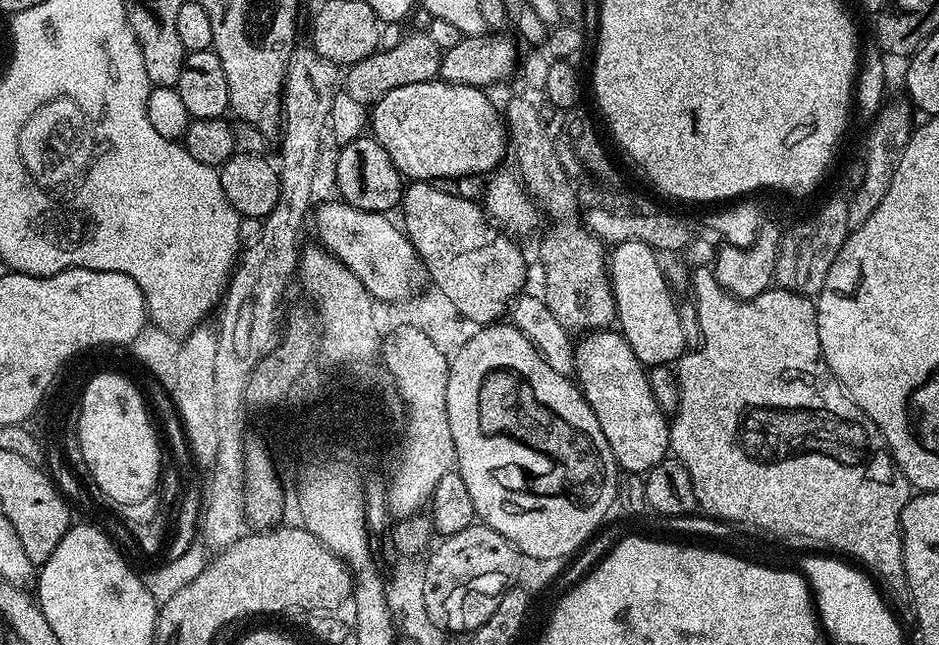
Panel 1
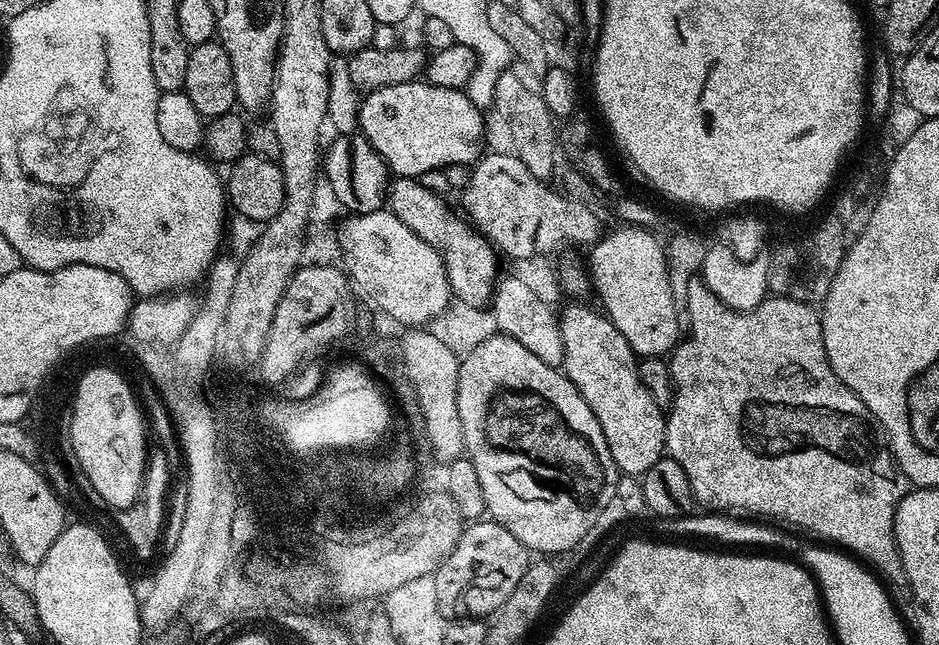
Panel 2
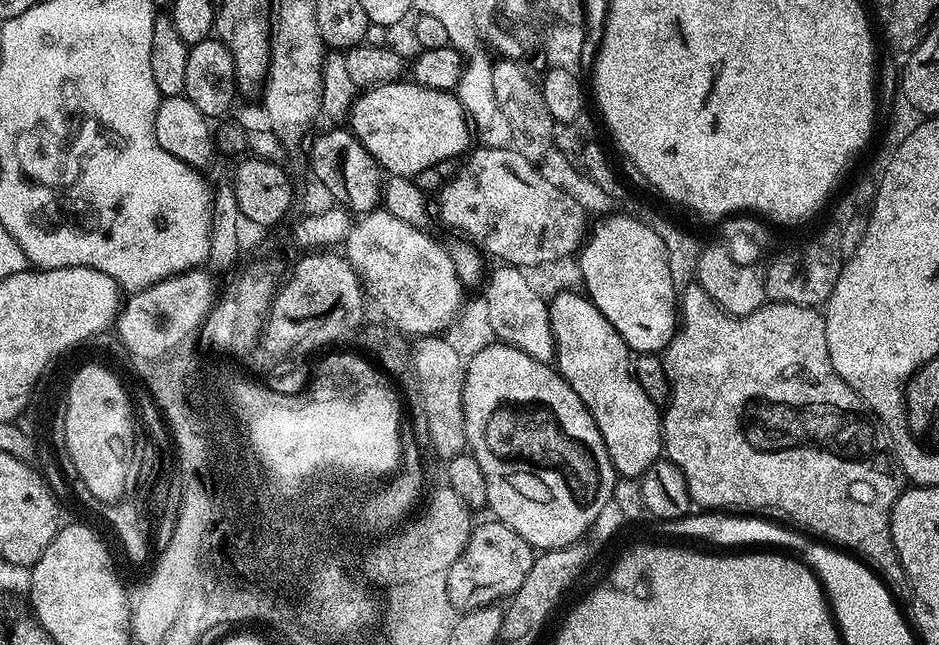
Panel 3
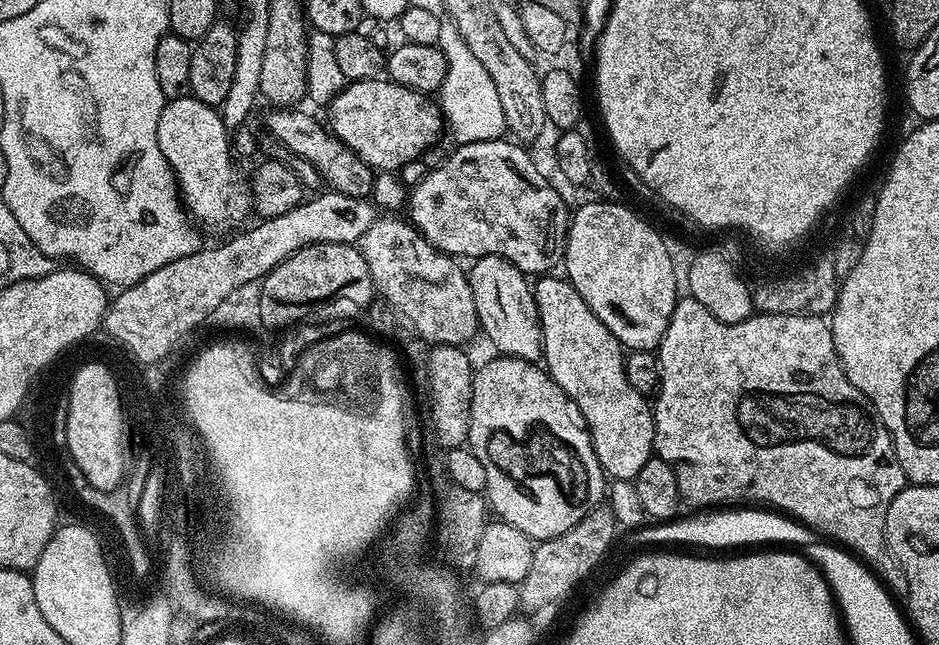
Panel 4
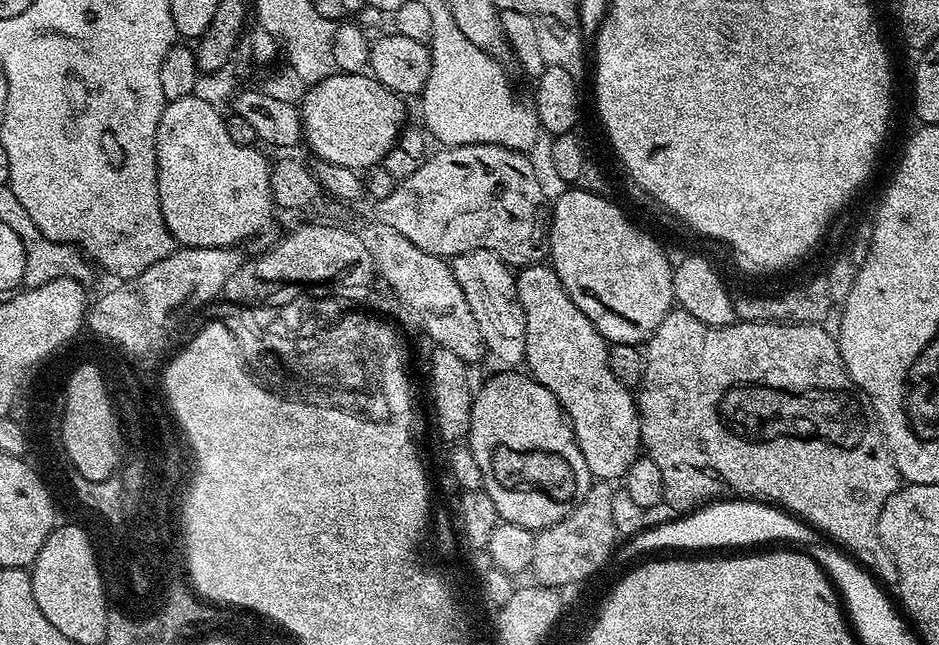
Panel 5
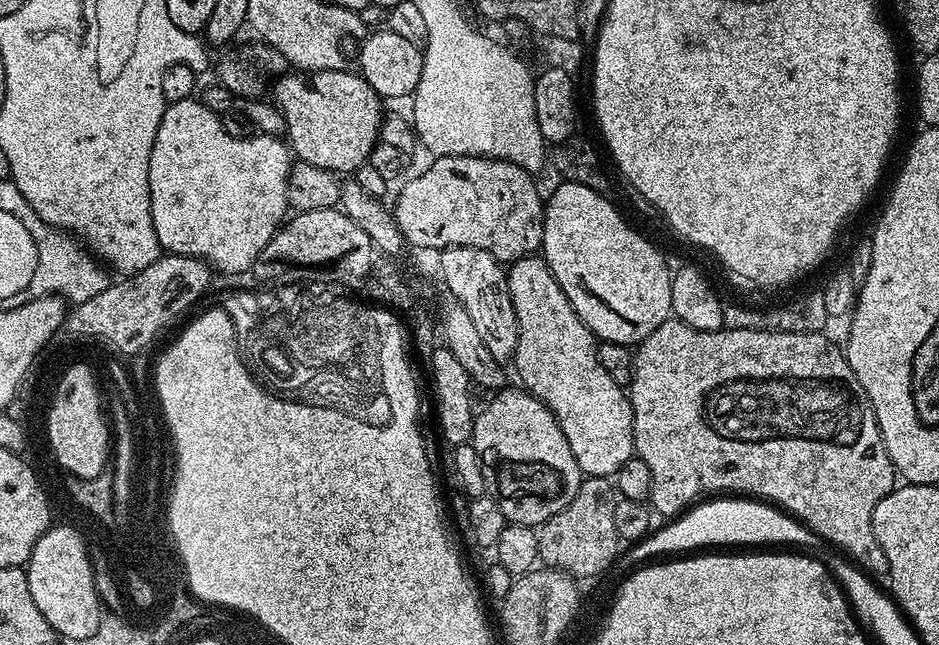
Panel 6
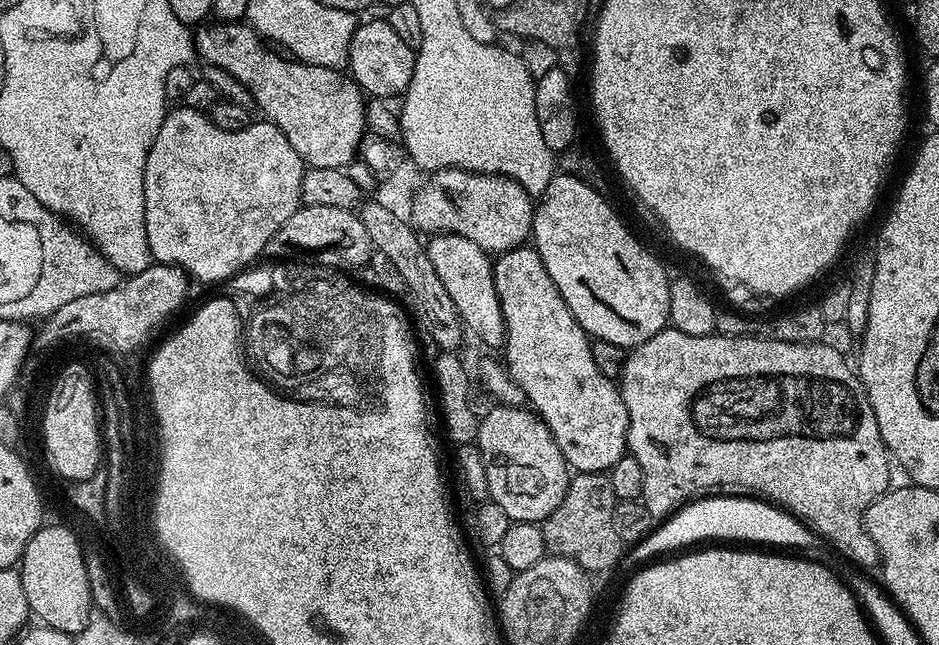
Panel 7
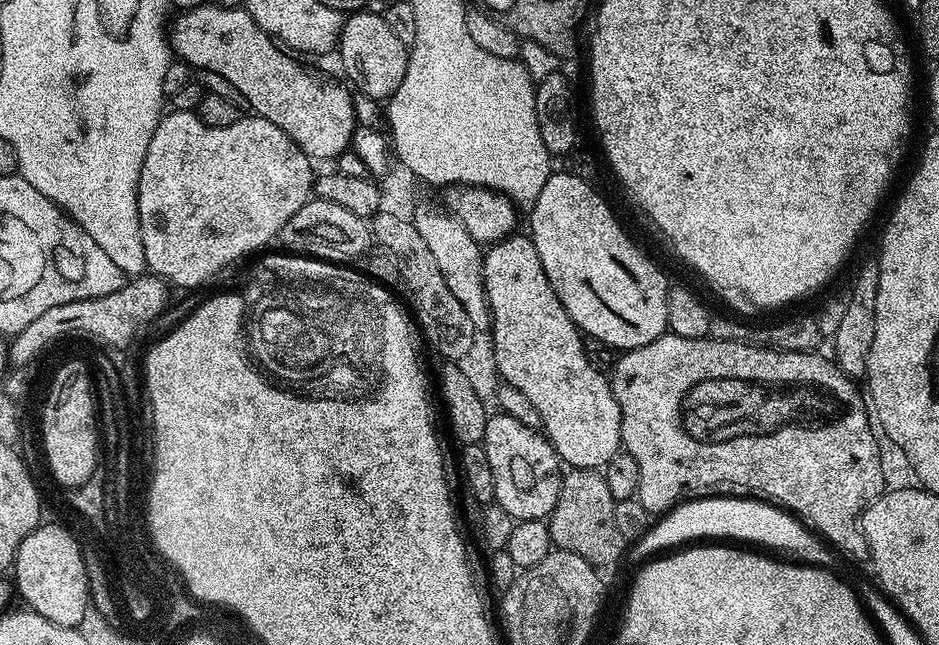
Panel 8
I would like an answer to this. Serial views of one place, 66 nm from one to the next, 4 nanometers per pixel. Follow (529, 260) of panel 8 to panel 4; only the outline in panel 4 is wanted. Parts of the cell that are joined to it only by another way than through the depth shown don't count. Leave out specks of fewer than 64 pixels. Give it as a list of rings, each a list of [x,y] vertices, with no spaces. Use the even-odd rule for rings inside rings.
[[[544,274],[535,281],[532,297],[536,303],[538,318],[540,319],[540,333],[542,334],[542,367],[545,372],[562,386],[562,390],[576,403],[584,419],[584,425],[594,446],[594,454],[598,454],[598,462],[602,466],[605,477],[612,480],[635,481],[638,470],[646,466],[646,462],[654,455],[654,432],[652,405],[626,378],[624,369],[625,349],[618,338],[610,334],[598,314],[586,306],[582,294],[574,290],[574,286],[563,275]]]

